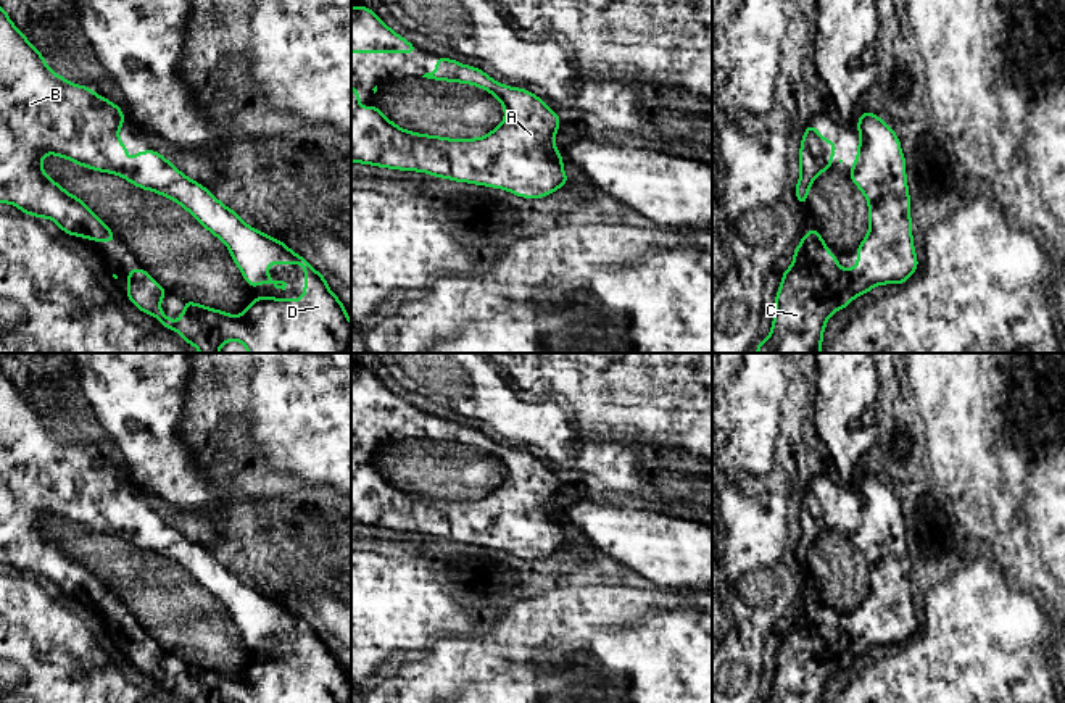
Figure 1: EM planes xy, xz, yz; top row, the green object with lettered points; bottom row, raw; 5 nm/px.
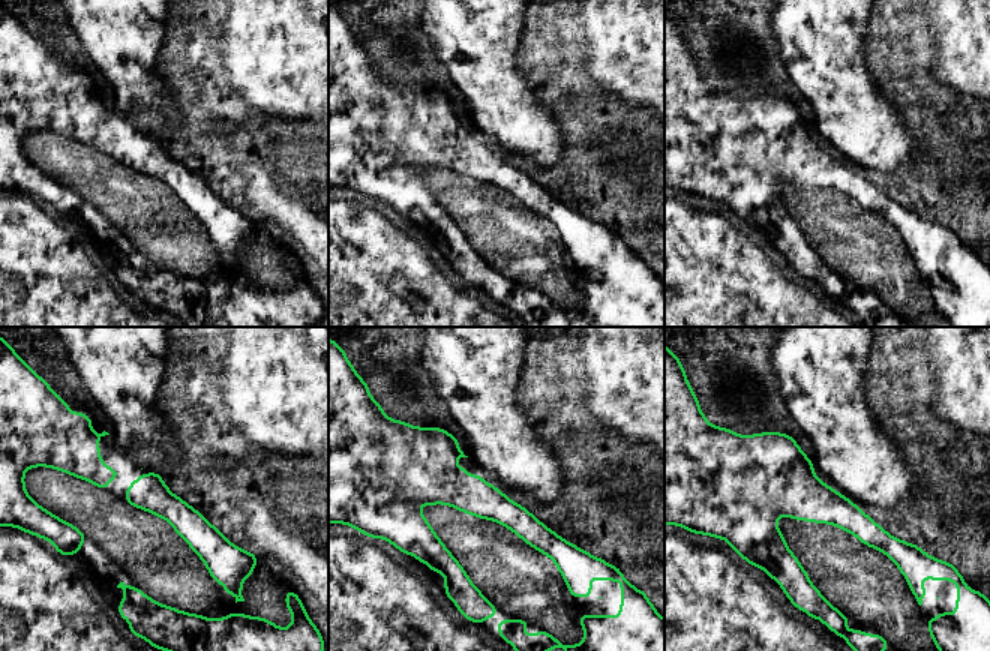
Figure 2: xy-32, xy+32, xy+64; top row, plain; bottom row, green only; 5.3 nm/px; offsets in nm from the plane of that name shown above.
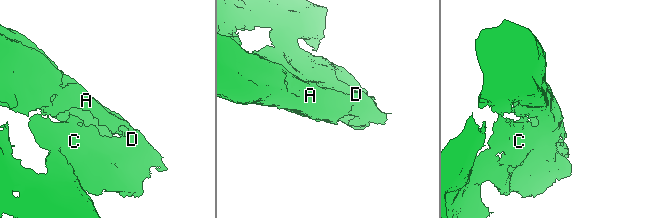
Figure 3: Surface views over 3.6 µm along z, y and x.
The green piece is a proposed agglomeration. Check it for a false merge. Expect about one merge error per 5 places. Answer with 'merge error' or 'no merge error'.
no merge error

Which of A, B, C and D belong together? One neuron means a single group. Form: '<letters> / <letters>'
A B C D

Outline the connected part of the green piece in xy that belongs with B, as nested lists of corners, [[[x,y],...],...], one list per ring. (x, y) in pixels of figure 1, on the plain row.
[[[0,369],[0,564],[11,564],[35,579],[48,579],[69,597],[114,603],[118,598],[110,589],[82,561],[52,542],[42,530],[40,521],[53,514],[93,532],[118,535],[140,550],[182,566],[229,608],[230,619],[250,650],[271,643],[276,650],[285,651],[287,643],[267,637],[271,624],[305,627],[305,655],[300,661],[256,658],[240,677],[184,661],[185,669],[177,684],[160,671],[168,651],[143,629],[127,630],[126,635],[131,639],[126,658],[137,671],[150,674],[166,690],[180,693],[185,703],[351,703],[351,684],[345,668],[330,653],[325,639],[305,618],[295,616],[284,603],[245,585],[232,569],[224,568],[208,550],[184,537],[153,510],[137,513],[134,524],[129,526],[127,508],[118,498],[124,484],[122,471],[113,463],[98,458],[90,448],[74,447],[55,435],[39,411],[8,381],[6,371]]]

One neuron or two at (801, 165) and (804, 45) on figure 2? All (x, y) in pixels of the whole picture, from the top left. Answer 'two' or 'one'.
two

